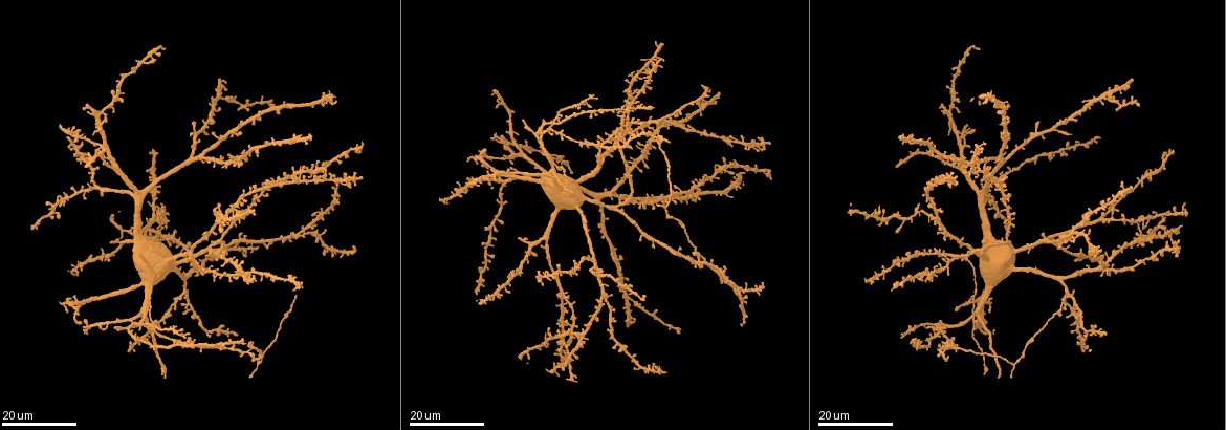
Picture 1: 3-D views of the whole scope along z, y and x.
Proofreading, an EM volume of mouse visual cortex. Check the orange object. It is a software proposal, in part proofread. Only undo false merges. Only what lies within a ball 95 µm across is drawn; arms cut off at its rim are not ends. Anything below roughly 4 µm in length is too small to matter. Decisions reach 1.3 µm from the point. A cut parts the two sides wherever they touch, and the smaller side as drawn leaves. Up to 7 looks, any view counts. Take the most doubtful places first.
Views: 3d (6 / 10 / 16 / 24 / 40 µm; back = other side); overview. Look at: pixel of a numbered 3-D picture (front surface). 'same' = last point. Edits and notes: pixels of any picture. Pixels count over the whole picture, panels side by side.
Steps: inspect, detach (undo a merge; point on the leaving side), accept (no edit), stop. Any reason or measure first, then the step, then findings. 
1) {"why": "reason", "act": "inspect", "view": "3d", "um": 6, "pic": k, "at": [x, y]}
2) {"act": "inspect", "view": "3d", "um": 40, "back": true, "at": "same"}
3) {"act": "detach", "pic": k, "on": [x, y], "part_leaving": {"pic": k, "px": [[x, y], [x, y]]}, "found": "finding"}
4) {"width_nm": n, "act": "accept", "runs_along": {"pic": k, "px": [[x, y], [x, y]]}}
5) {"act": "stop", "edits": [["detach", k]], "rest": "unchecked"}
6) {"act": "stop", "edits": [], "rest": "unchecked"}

{"why": "side arm on a straight run", "act": "inspect", "view": "3d", "um": 24, "pic": 1, "at": [972, 313]}

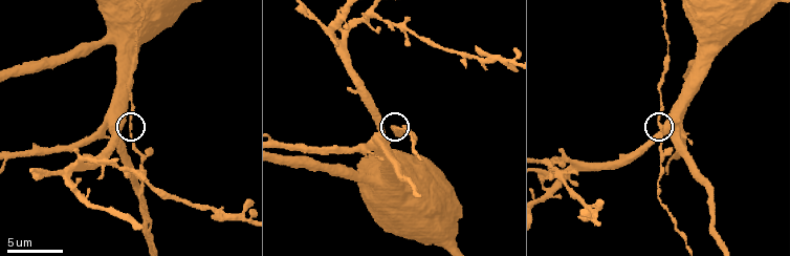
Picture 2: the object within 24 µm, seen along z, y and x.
{"act": "inspect", "view": "3d", "um": 10, "pic": 2, "at": [132, 130]}

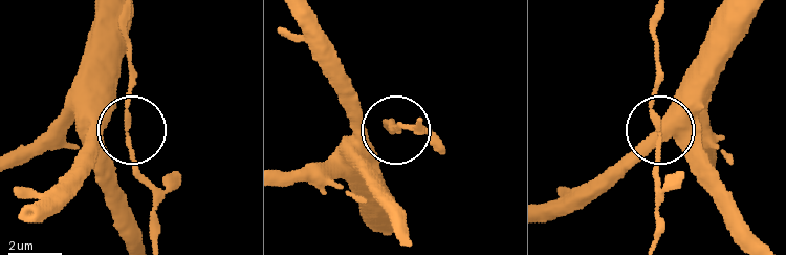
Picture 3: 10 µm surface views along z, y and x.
{"act": "accept", "found": "one neuron here"}

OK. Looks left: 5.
{"why": "thick turns thin", "act": "inspect", "view": "3d", "um": 24, "pic": 1, "at": [1060, 311]}

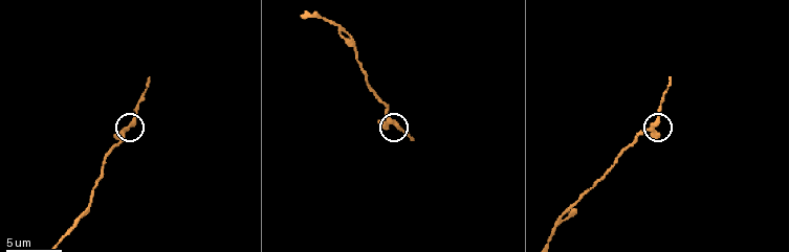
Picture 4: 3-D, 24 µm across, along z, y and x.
{"act": "inspect", "view": "3d", "um": 10, "pic": 4, "at": [396, 124]}

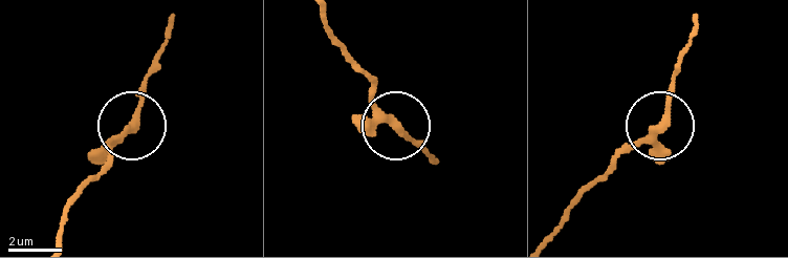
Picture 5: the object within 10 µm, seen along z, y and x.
{"act": "accept", "runs_along": {"pic": 5, "px": [[320, 15], [333, 42], [372, 83], [380, 110], [415, 144]]}, "found": "all the same neuron"}

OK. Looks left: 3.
{"why": "looks like a crossing", "act": "inspect", "view": "3d", "um": 16, "pic": 2, "at": [109, 163]}

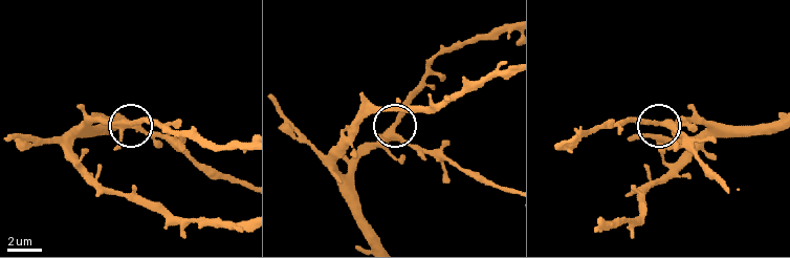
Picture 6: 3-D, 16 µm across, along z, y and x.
{"act": "accept", "runs_along": {"pic": 6, "px": [[771, 122], [700, 125], [666, 121], [640, 125], [626, 121]]}, "found": "all the same neuron"}

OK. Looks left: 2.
{"act": "inspect", "view": "3d", "um": 24, "pic": 1, "at": [609, 247]}

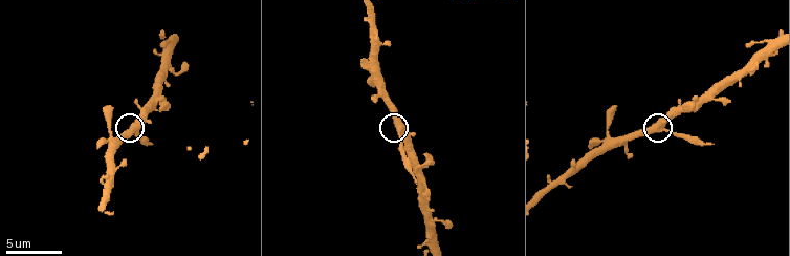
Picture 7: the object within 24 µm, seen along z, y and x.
{"act": "inspect", "view": "3d", "um": 10, "pic": 7, "at": [400, 134]}

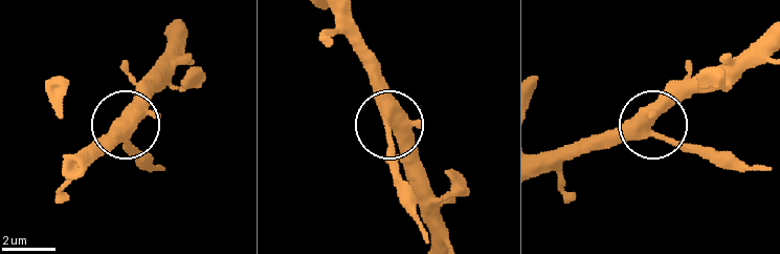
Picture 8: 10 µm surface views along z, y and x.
{"side_arm_um": 5, "act": "accept", "runs_along": {"pic": 8, "px": [[542, 172], [644, 127], [710, 154]]}, "found": "continuous, no second neuron"}

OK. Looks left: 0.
{"act": "stop", "edits": [], "rest": "unchecked"}

